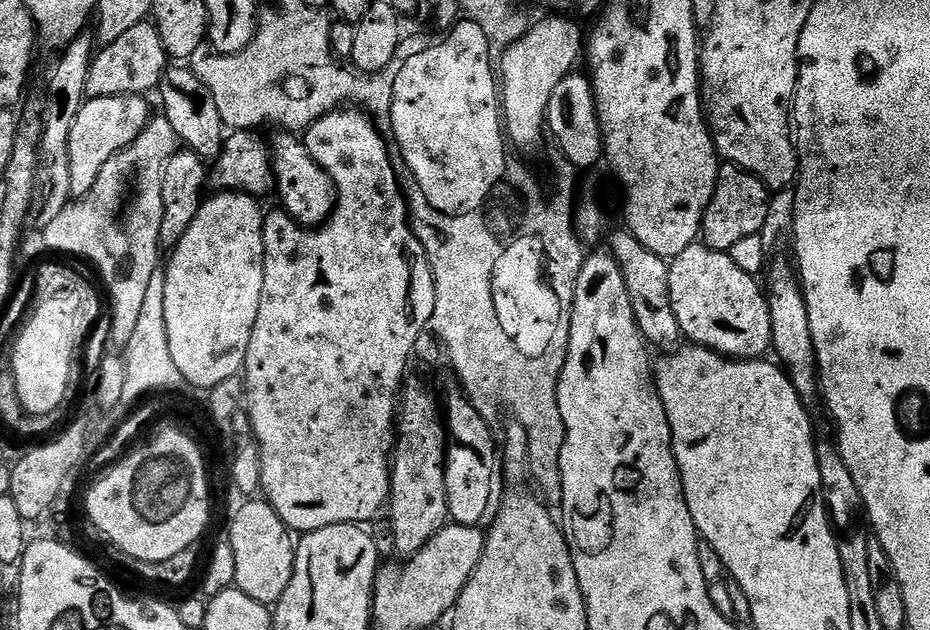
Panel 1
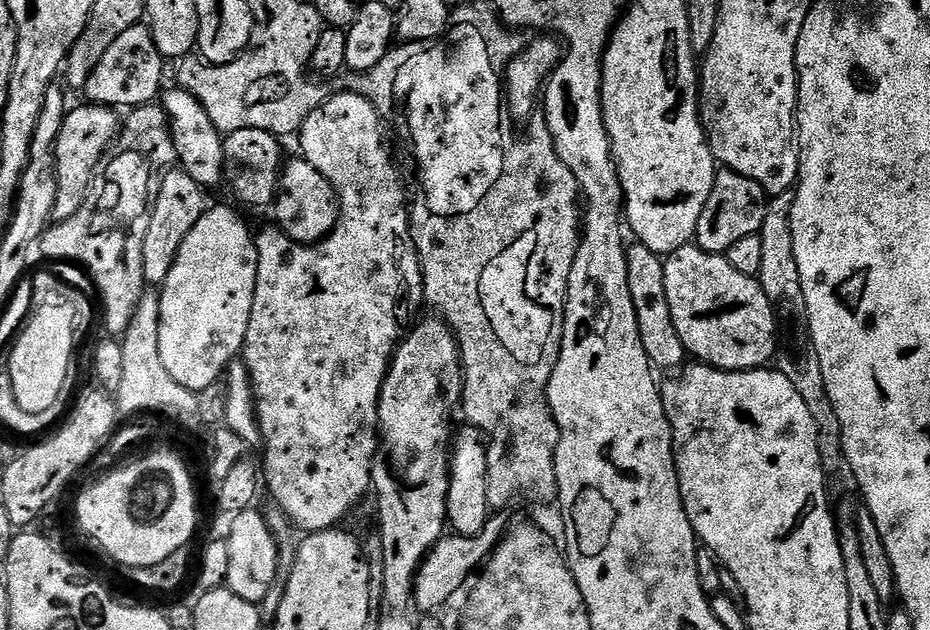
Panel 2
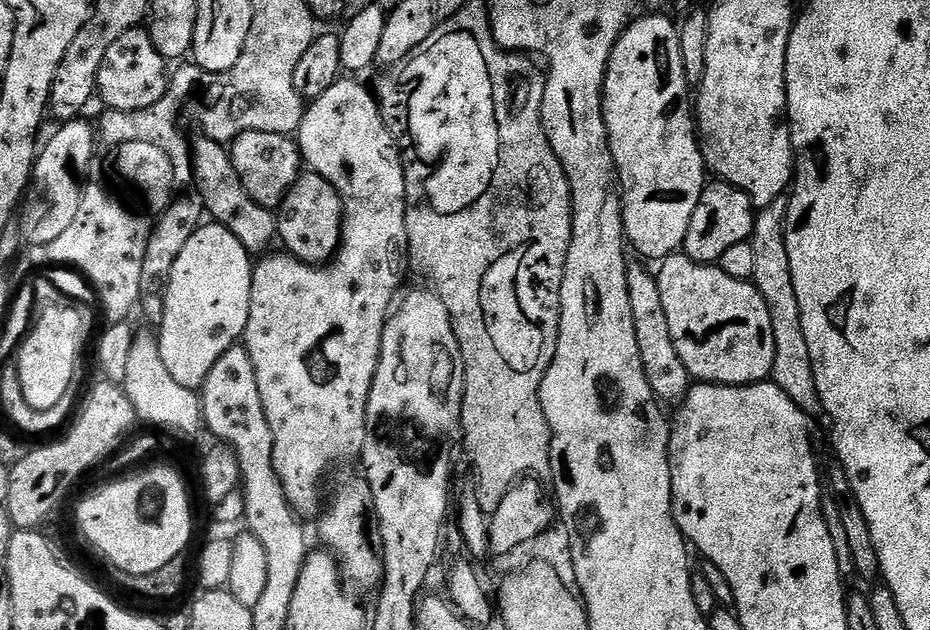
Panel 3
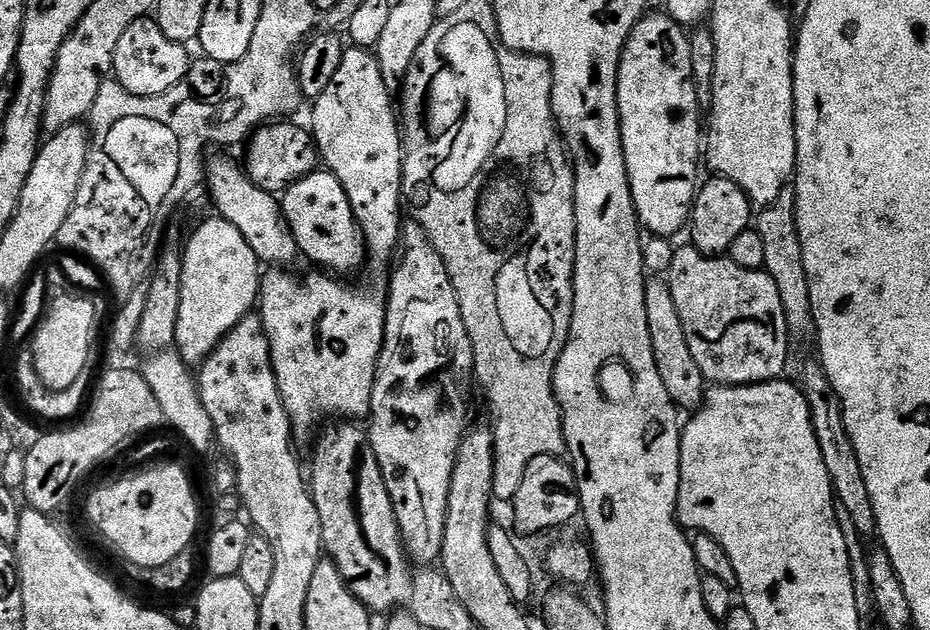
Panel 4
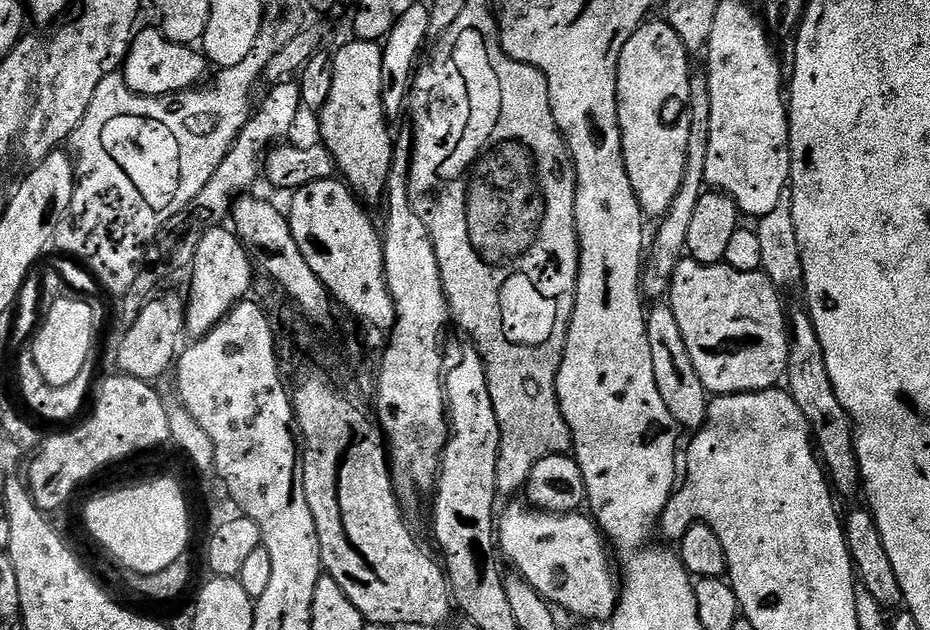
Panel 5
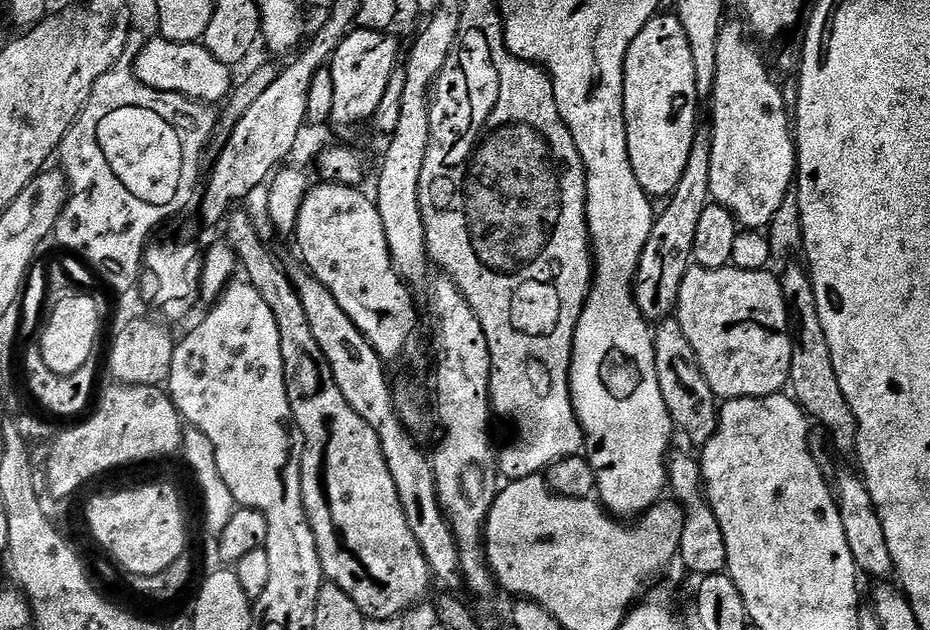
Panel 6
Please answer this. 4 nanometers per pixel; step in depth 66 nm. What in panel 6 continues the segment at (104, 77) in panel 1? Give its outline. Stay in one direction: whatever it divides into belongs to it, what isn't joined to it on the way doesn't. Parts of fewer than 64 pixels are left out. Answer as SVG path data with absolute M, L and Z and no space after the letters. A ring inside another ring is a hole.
M161 36L149 39L141 47L133 64L133 72L147 88L184 95L208 106L223 103L234 86L231 67L218 62L203 43L171 43Z

